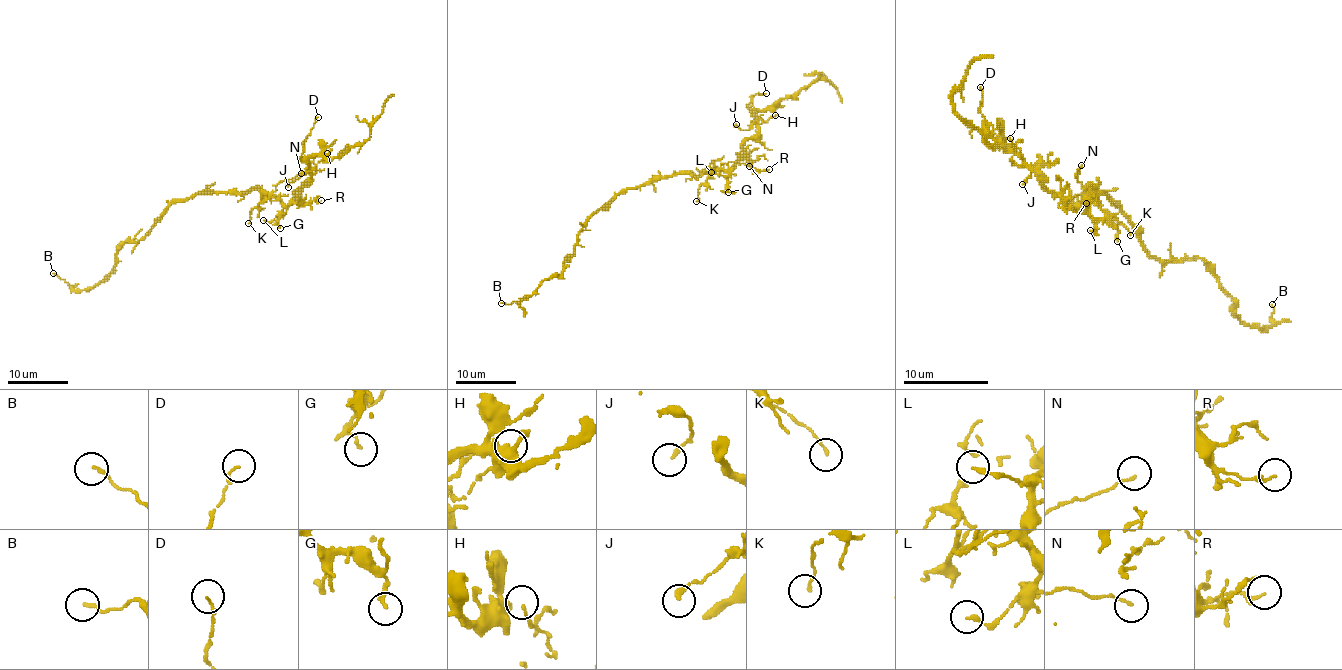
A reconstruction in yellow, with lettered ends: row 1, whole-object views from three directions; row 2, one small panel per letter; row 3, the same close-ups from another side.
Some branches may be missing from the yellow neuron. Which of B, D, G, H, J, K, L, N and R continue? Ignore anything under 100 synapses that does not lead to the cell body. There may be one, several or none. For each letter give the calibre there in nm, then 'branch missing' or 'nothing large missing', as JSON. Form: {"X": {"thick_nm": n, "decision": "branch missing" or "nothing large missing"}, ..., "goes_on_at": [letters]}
{"B": {"thick_nm": 140, "decision": "nothing large missing"}, "D": {"thick_nm": 100, "decision": "nothing large missing"}, "G": {"thick_nm": 90, "decision": "nothing large missing"}, "H": {"thick_nm": 70, "decision": "nothing large missing"}, "J": {"thick_nm": 200, "decision": "nothing large missing"}, "K": {"thick_nm": 110, "decision": "nothing large missing"}, "L": {"thick_nm": 170, "decision": "nothing large missing"}, "N": {"thick_nm": 100, "decision": "nothing large missing"}, "R": {"thick_nm": 170, "decision": "nothing large missing"}, "goes_on_at": []}

